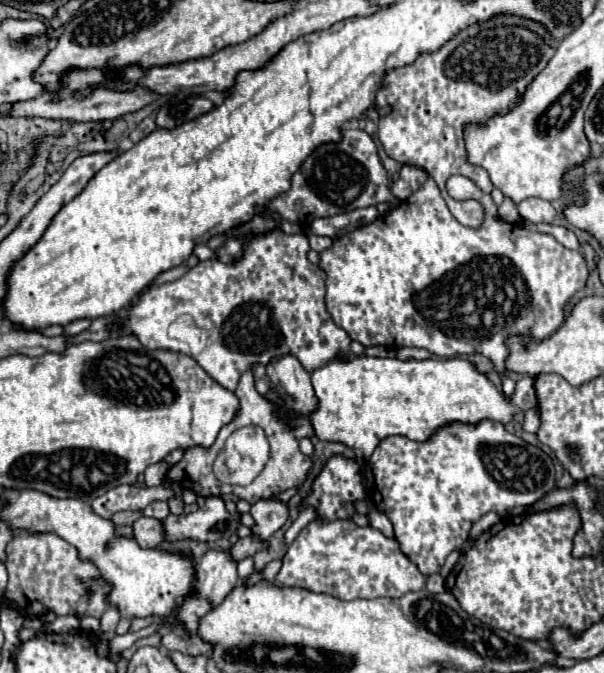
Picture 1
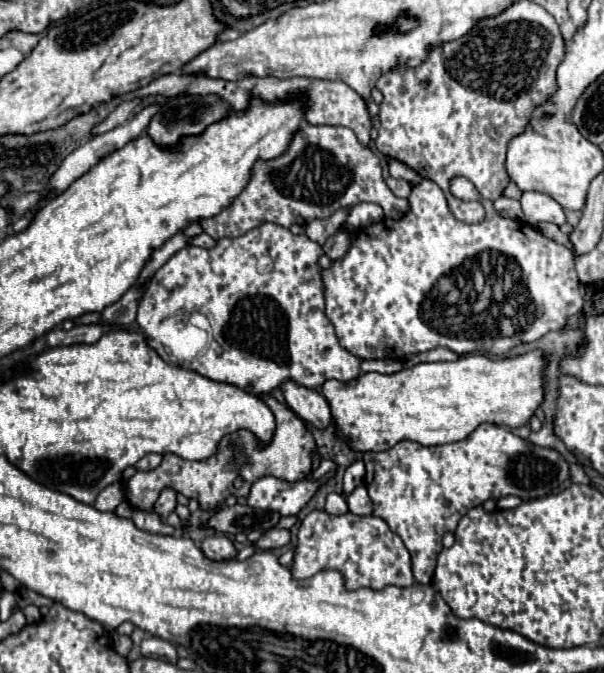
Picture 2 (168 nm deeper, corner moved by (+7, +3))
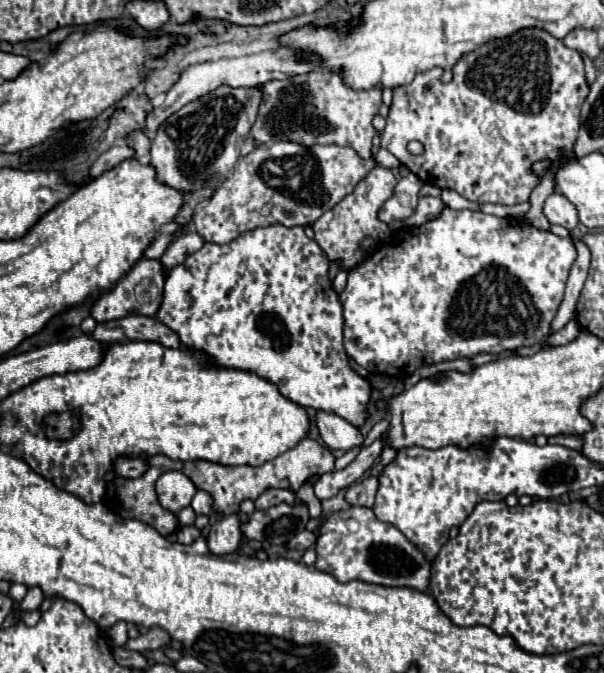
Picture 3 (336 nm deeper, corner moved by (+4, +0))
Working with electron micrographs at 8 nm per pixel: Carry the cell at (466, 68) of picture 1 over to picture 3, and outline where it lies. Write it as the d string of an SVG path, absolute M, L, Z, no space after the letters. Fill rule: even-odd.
M520 30L520 34L514 34L512 38L504 38L504 42L488 42L488 46L480 46L480 50L474 50L472 54L466 54L454 68L452 68L452 80L448 84L442 84L442 68L432 68L428 72L422 72L414 78L408 86L394 88L394 102L390 106L390 114L386 120L386 128L382 132L382 148L392 152L404 166L408 166L410 172L414 172L424 184L432 184L438 188L450 188L468 198L470 202L492 202L492 204L504 204L514 206L520 202L528 202L530 192L540 184L540 176L534 174L532 166L540 160L560 160L562 152L570 152L578 138L580 128L580 108L588 96L588 82L584 72L584 60L576 50L570 50L562 44L562 40L552 38L550 34L544 34L544 30ZM410 140L420 140L424 144L422 156L412 156L406 150L406 144Z

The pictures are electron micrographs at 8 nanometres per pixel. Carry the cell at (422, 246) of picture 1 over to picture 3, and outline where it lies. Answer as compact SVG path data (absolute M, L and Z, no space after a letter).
M444 208L444 212L436 218L436 220L430 220L428 224L422 224L418 228L412 228L408 232L402 232L402 234L396 234L396 236L390 236L388 240L384 240L380 244L380 248L366 260L362 262L360 266L356 266L356 270L350 270L348 272L348 284L344 288L344 292L340 294L340 302L344 306L344 348L346 348L346 354L350 358L354 358L362 368L366 368L370 374L380 374L380 376L386 376L386 378L406 378L406 374L412 374L416 368L420 366L430 366L430 364L438 364L438 362L446 362L446 360L456 360L456 358L472 358L476 354L482 354L482 352L490 352L490 354L498 354L498 352L504 352L504 350L514 350L514 348L520 348L520 346L532 346L536 342L540 342L544 336L548 336L548 330L550 330L550 322L552 318L556 316L556 310L564 298L564 286L566 286L566 280L568 280L568 272L570 272L570 266L574 264L576 260L576 250L574 250L574 242L572 238L560 238L548 230L538 230L534 228L532 224L526 224L524 226L524 220L506 220L506 218L498 218L498 216L490 216L490 214L482 214L482 212L470 212L470 210L452 210L452 208Z

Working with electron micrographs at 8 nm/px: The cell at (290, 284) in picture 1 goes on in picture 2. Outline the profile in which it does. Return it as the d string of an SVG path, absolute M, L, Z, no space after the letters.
M263 223L261 227L235 237L235 239L219 239L217 245L213 249L203 249L203 247L185 247L181 251L177 251L153 277L151 285L147 287L141 303L139 303L139 311L137 311L137 325L145 335L145 341L151 349L155 349L159 353L159 357L163 360L180 366L185 369L197 371L207 379L213 381L221 381L221 383L229 383L235 385L239 389L253 385L255 393L271 393L275 387L279 387L285 379L293 379L299 385L317 389L321 387L321 383L325 379L339 379L339 381L349 381L355 379L361 371L359 371L359 359L355 355L351 355L347 349L341 347L337 335L335 335L335 327L329 323L329 319L325 317L325 301L323 301L323 291L321 291L321 267L317 263L317 259L323 255L321 245L313 243L307 235L293 235L289 229L275 225L275 223Z

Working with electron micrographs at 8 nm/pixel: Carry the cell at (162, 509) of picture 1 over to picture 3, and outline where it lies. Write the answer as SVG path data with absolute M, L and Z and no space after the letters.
M166 472L158 478L156 482L156 492L160 498L160 504L166 510L172 512L180 512L182 508L190 506L194 494L196 494L196 486L194 482L184 476L182 472Z

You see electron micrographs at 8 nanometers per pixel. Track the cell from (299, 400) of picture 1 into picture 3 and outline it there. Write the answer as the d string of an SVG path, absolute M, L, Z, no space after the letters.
M318 412L316 414L316 426L318 426L320 434L322 434L324 444L328 448L332 448L332 450L348 452L348 450L364 444L364 436L360 434L360 430L354 428L344 418L336 416L336 414Z

